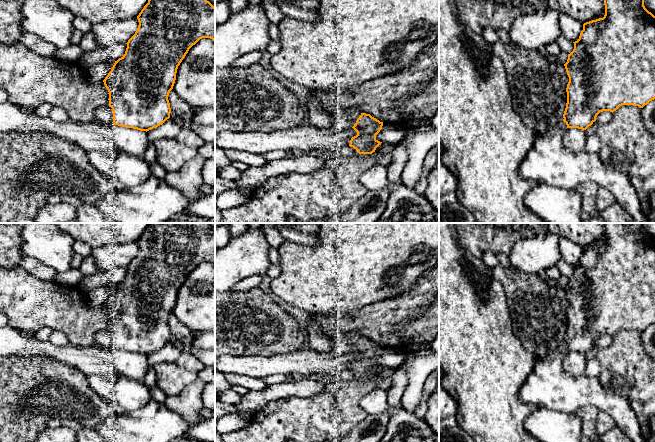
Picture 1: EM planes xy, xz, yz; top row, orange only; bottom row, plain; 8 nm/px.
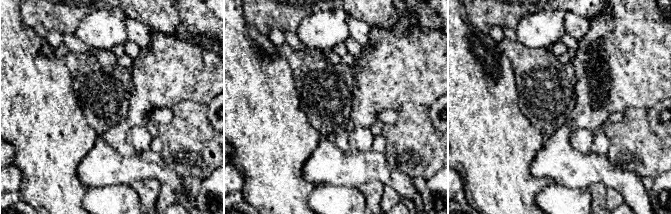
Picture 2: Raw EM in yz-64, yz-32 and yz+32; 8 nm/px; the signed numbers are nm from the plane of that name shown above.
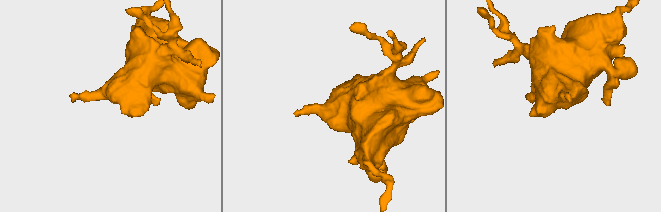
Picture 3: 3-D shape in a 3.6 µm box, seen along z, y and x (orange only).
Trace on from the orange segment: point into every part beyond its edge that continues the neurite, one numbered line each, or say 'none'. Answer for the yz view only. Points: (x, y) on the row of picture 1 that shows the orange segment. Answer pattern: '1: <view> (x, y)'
1: yz (548, 161)

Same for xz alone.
1: xz (341, 118)

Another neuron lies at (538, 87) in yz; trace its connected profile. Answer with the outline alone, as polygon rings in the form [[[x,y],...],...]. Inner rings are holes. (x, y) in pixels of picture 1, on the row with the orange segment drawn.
[[[501,40],[492,44],[491,48],[507,73],[513,110],[534,136],[543,136],[551,127],[563,121],[569,82],[564,64],[549,62],[543,51],[519,48],[514,44],[504,44]]]

